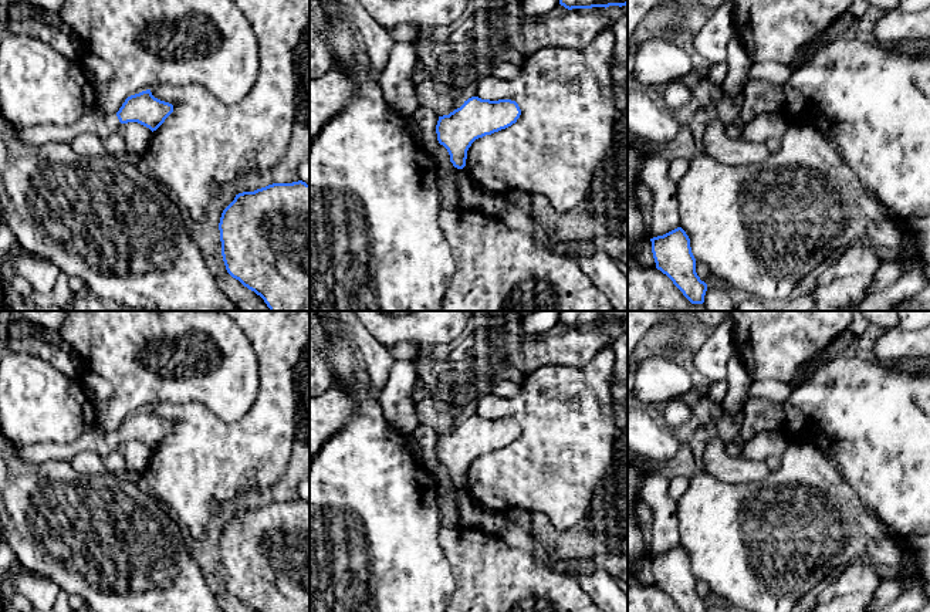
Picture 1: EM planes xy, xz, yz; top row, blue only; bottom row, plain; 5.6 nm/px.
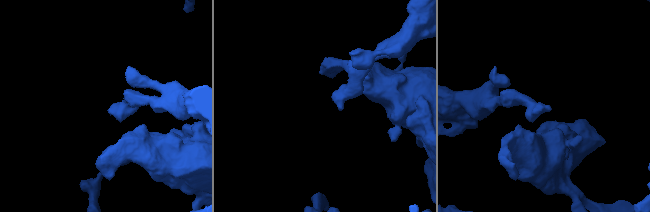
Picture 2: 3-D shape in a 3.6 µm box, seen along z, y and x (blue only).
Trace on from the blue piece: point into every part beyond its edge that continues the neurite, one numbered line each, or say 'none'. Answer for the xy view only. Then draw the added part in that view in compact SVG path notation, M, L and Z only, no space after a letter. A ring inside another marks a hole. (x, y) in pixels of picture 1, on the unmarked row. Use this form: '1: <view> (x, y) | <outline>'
1: xy (98, 440) | M97 425L71 443L45 442L17 447L17 456L26 463L71 461L81 452L94 452L105 459L116 450L119 442L116 433L108 433Z

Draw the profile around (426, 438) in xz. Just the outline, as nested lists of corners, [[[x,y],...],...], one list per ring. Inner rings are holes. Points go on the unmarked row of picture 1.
[[[419,423],[412,432],[412,435],[417,440],[420,449],[419,463],[426,469],[436,467],[439,463],[436,452],[439,433],[430,426]]]

